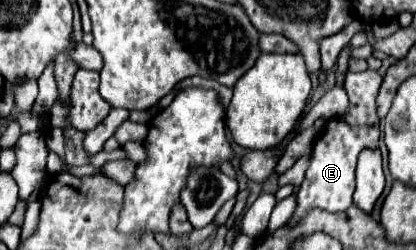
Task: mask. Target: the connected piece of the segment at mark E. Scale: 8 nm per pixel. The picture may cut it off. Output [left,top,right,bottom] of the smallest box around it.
[289,70,381,224]

